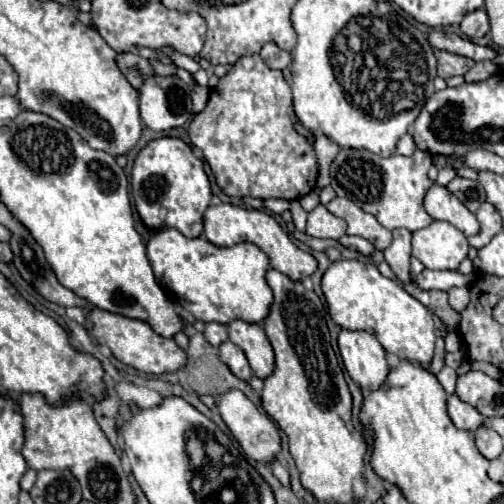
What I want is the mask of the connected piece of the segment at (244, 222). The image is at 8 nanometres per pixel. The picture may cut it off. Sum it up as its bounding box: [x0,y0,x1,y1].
[204,203,318,281]

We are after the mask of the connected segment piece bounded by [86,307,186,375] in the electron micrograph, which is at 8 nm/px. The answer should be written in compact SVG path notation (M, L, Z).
M98 307L90 309L88 311L88 321L92 323L92 329L90 329L90 335L96 339L98 345L106 345L110 347L112 355L138 369L138 371L144 371L144 373L172 373L180 367L184 367L184 361L186 361L186 353L174 343L174 339L164 339L160 335L156 335L148 323L144 321L136 321L136 319L128 319L128 317L122 317L122 315L114 315L114 313L108 313L108 311L102 311Z

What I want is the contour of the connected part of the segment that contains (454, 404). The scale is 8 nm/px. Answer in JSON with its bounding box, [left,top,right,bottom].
[448,393,484,431]

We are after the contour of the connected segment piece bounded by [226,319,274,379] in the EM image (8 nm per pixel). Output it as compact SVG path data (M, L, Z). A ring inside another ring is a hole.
M234 319L228 325L228 337L232 343L240 345L250 361L252 371L264 379L274 369L274 351L260 323L246 323L242 319Z

